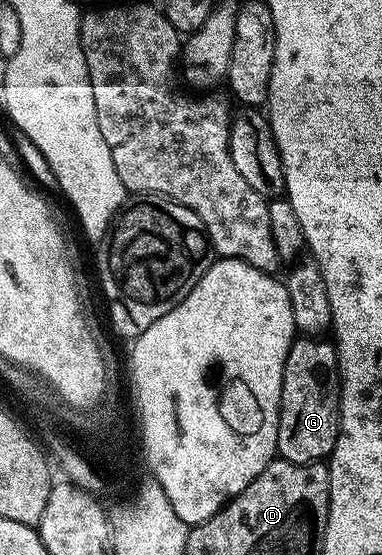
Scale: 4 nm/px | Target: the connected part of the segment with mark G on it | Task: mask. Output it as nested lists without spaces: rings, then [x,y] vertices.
[[[311,369],[304,383],[286,396],[279,417],[279,450],[290,463],[315,465],[318,459],[326,460],[339,439],[339,397],[341,383],[330,370]]]

